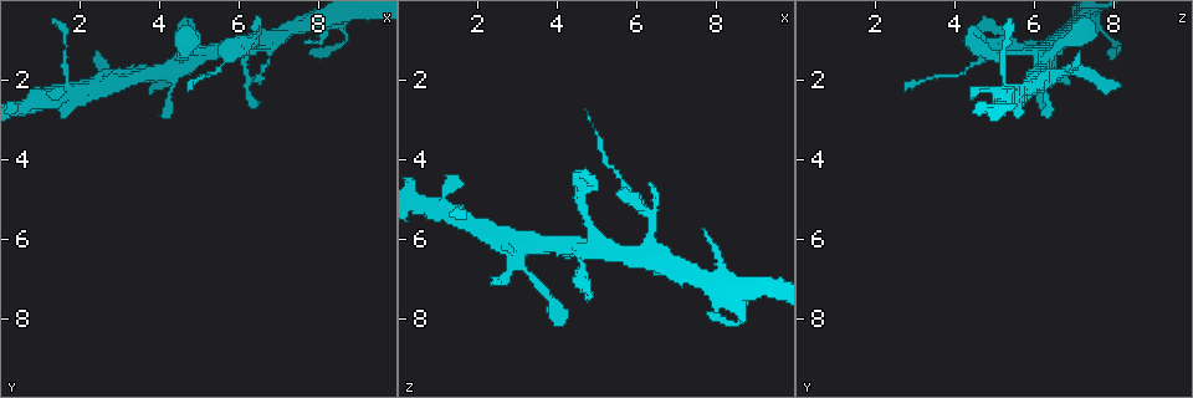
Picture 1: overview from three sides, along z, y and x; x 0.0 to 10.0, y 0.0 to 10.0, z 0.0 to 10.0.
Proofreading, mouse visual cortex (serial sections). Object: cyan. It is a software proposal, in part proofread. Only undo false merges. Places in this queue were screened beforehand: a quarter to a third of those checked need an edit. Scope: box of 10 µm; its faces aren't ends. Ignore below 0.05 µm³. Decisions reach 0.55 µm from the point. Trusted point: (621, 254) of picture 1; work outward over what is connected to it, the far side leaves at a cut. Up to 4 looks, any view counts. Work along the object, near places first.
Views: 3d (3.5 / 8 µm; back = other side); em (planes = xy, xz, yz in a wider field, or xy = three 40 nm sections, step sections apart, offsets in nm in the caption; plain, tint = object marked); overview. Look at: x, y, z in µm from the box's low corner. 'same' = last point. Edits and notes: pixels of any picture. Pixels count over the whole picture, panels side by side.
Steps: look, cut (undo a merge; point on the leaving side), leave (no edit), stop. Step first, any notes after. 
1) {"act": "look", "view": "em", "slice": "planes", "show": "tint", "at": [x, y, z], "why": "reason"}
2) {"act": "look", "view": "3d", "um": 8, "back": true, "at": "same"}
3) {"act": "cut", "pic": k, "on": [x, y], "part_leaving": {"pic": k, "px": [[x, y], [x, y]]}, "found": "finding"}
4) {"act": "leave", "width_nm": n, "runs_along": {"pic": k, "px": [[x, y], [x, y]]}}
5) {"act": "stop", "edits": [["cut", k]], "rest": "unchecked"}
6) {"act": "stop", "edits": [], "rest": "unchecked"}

{"act": "look", "view": "3d", "um": 3.5, "at": [3.15, 1.95, 6.15], "why": "looks like a crossing"}

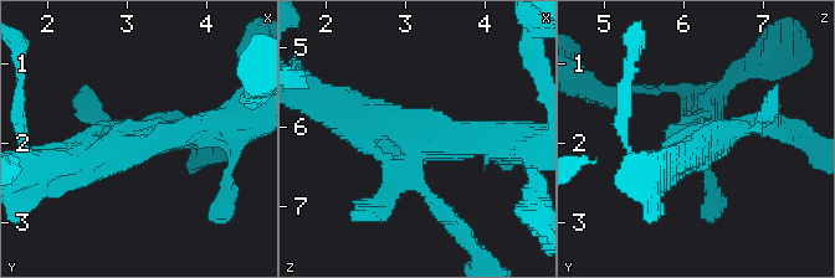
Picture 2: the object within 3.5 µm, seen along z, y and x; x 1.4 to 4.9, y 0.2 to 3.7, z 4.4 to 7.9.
{"act": "look", "view": "em", "slice": "xy", "step": 1, "show": "tint", "at": [3.20, 2.00, 6.10], "why": "now the EM"}

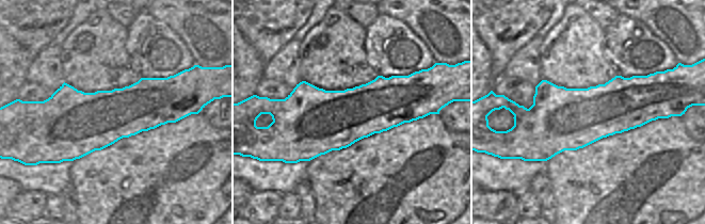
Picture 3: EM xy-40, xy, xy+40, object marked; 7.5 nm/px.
{"act": "leave", "arm_widths_nm": [200, 200, 350, 450], "found": "one cell here"}

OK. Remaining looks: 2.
{"act": "look", "view": "3d", "um": 3.5, "at": [1.15, 2.50, 5.30], "why": "small branch off a trunk"}

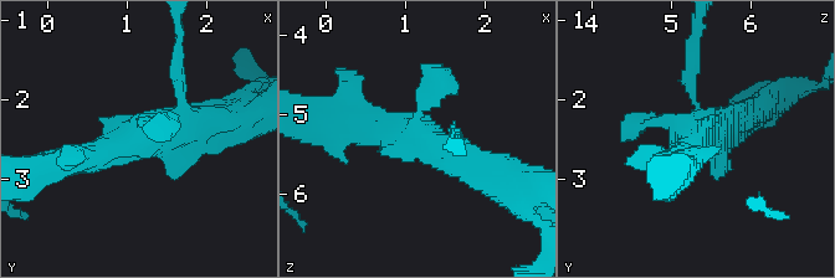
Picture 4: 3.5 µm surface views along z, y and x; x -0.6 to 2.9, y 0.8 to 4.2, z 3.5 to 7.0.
{"act": "leave", "runs_along": {"pic": 4, "px": [[487, 174], [347, 113]]}, "found": "all the same cell"}

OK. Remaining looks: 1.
{"act": "stop", "edits": [], "rest": "unchecked"}

